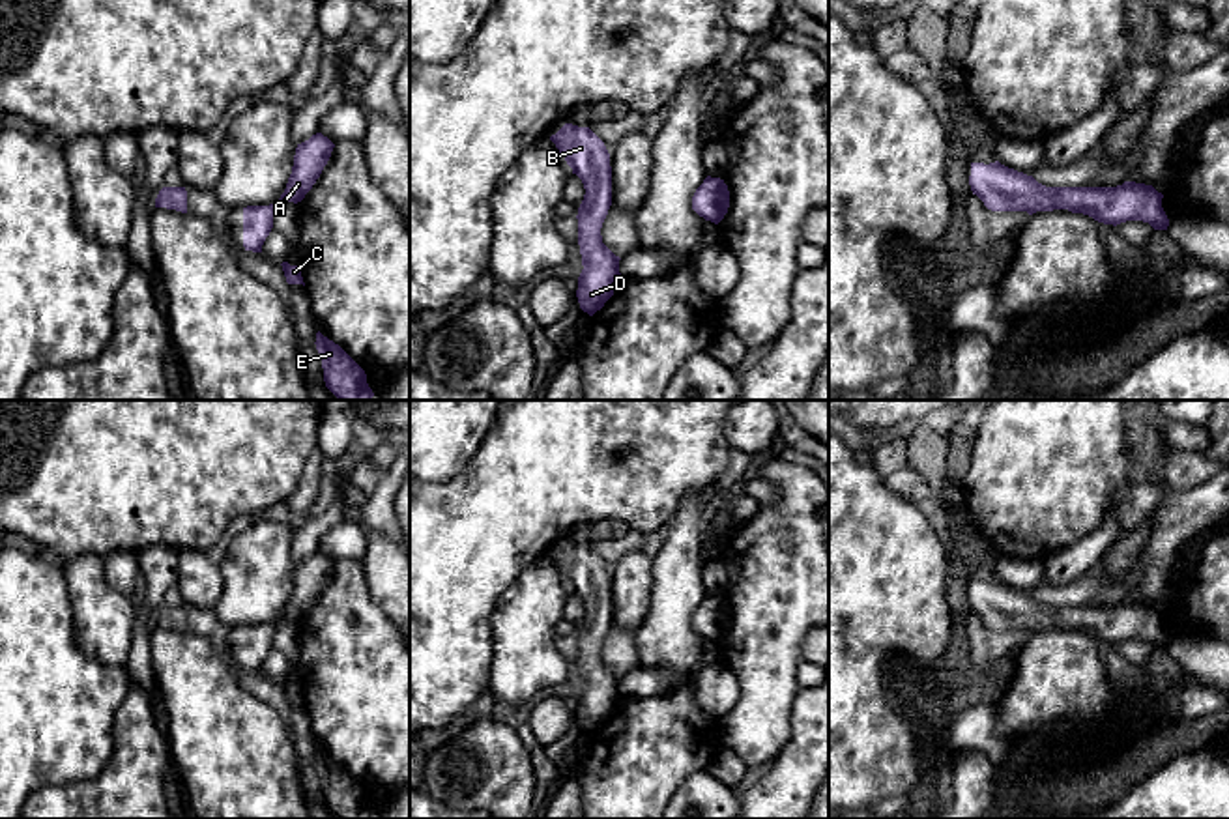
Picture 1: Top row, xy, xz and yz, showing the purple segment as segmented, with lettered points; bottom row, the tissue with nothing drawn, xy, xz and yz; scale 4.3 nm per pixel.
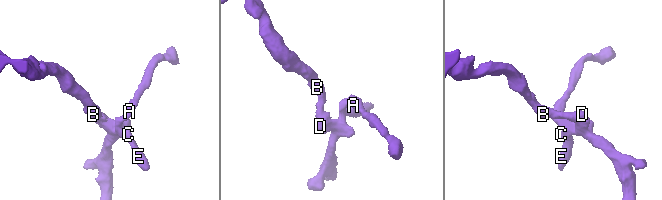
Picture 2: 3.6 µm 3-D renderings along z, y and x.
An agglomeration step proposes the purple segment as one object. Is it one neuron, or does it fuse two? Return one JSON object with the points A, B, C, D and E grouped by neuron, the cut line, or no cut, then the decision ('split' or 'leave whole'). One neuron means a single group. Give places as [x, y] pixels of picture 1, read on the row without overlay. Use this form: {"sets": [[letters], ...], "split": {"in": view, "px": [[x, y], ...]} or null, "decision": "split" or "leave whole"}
{"sets": [["A", "B", "C", "D", "E"]], "split": null, "decision": "leave whole"}

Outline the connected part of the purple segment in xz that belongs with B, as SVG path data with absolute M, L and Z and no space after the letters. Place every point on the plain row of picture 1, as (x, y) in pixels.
M565 542L550 555L586 608L578 626L578 664L582 692L576 716L580 727L593 735L604 726L614 711L625 701L615 675L600 654L602 641L612 625L612 585L604 561L589 548Z

